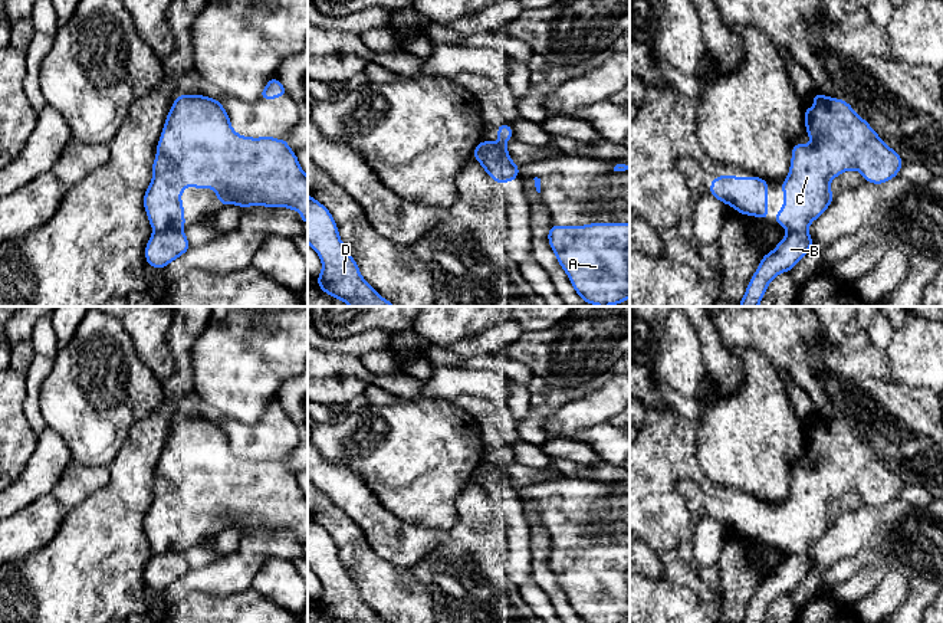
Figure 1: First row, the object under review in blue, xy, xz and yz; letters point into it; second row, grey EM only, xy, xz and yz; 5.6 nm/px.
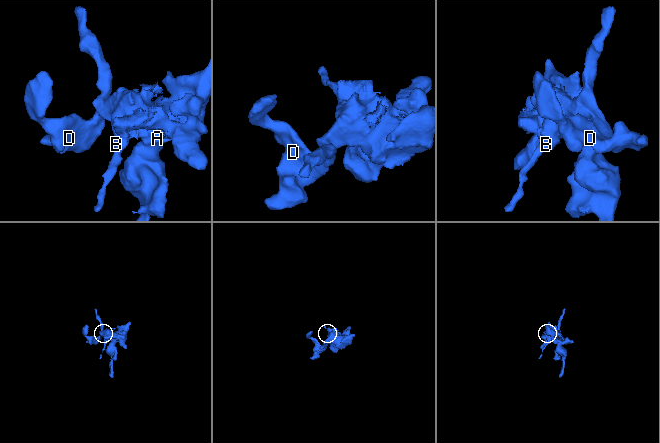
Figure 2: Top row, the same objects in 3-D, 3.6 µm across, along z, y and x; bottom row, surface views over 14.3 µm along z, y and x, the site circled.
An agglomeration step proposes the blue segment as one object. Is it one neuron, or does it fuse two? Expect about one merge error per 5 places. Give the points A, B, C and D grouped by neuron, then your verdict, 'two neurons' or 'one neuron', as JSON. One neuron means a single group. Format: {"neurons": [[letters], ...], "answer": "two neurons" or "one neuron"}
{"neurons": [["A", "B", "C", "D"]], "answer": "one neuron"}

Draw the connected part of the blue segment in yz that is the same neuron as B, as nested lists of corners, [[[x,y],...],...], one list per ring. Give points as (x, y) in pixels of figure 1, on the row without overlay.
[[[819,414],[814,416],[812,423],[816,424],[812,432],[808,430],[808,426],[805,427],[805,450],[812,465],[809,468],[792,466],[789,496],[782,504],[785,525],[773,540],[778,547],[785,550],[788,557],[760,581],[742,623],[762,623],[773,600],[794,591],[809,574],[814,563],[806,552],[832,525],[834,517],[829,511],[832,501],[848,492],[857,492],[865,504],[884,506],[898,498],[904,486],[901,479],[878,459],[847,423],[822,419]]]

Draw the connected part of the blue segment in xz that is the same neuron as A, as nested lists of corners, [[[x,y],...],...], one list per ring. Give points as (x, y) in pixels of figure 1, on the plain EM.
[[[630,545],[552,547],[548,564],[584,623],[630,620]]]

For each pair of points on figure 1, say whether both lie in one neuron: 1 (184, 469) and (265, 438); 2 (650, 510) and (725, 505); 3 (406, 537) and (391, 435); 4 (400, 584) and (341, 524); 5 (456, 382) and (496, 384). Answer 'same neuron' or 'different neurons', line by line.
1: same neuron
2: same neuron
3: different neurons
4: same neuron
5: same neuron

